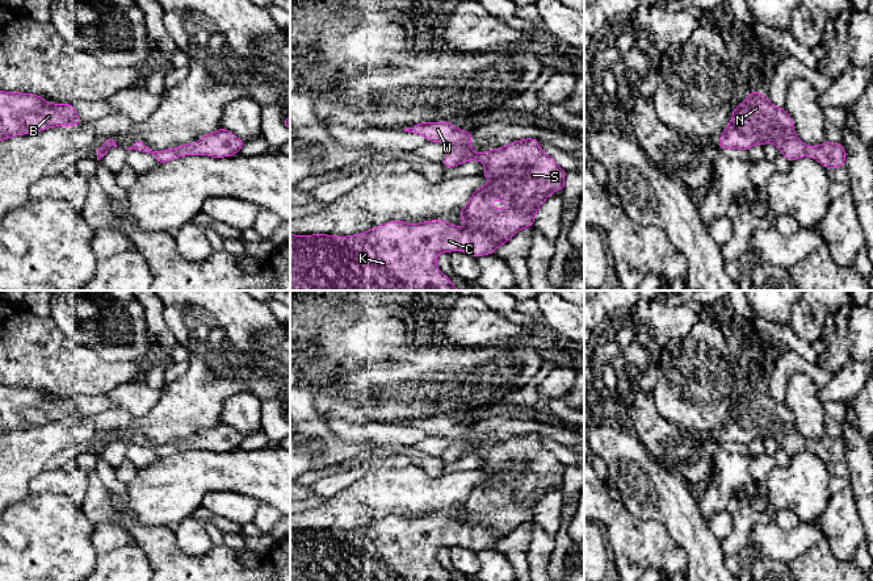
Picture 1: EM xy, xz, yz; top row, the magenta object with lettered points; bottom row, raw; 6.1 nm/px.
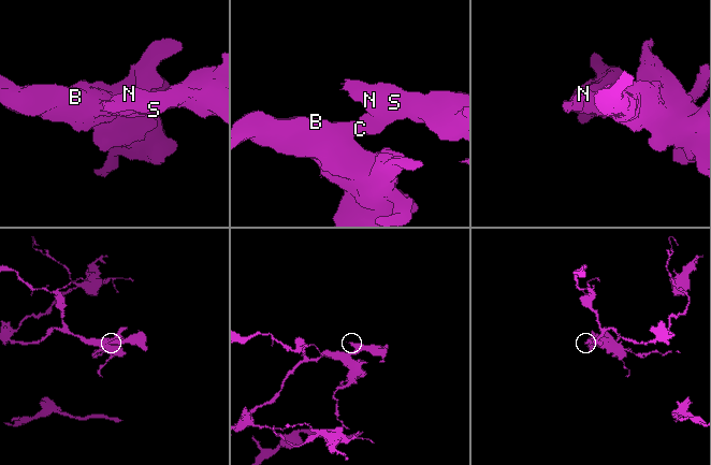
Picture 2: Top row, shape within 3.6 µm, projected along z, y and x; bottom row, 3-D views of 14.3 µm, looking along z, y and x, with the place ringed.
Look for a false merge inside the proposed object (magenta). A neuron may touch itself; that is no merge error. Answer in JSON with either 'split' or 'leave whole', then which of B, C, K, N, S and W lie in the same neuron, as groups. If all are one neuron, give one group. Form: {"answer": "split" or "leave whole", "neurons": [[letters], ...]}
{"answer": "leave whole", "neurons": [["B", "C", "K", "N", "S", "W"]]}

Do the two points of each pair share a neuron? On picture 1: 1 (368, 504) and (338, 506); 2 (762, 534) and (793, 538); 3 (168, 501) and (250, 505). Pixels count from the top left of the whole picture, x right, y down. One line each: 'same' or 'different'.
1: same
2: same
3: different

